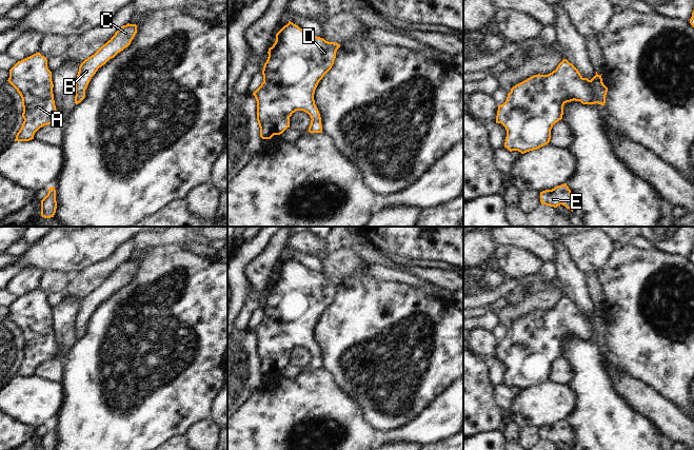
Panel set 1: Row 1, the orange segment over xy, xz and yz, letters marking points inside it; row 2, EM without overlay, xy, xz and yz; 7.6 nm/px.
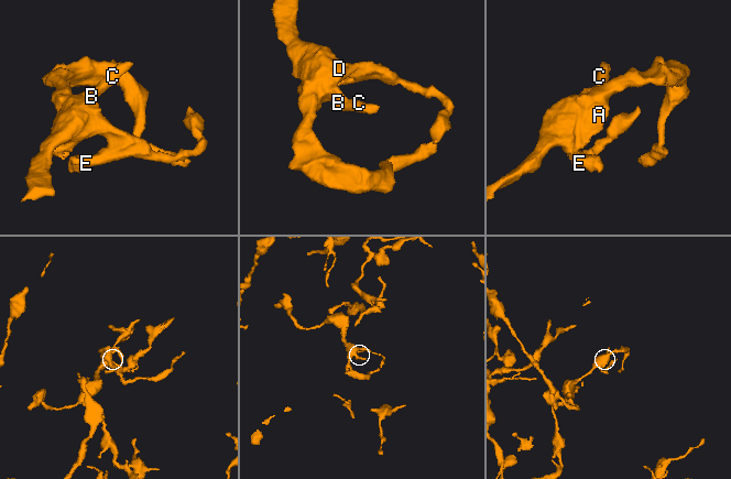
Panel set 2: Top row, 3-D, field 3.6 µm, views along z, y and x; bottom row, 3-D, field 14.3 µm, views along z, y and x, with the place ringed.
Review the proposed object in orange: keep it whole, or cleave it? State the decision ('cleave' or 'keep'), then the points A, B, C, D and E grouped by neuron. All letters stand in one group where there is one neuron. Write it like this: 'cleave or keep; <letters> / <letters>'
keep; A B C D E

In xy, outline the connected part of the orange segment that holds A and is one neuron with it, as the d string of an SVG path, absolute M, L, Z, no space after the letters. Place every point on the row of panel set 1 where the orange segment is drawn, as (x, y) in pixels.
M36 53L18 61L7 81L20 94L23 106L24 121L15 141L29 141L40 128L57 122L52 72L44 56Z

